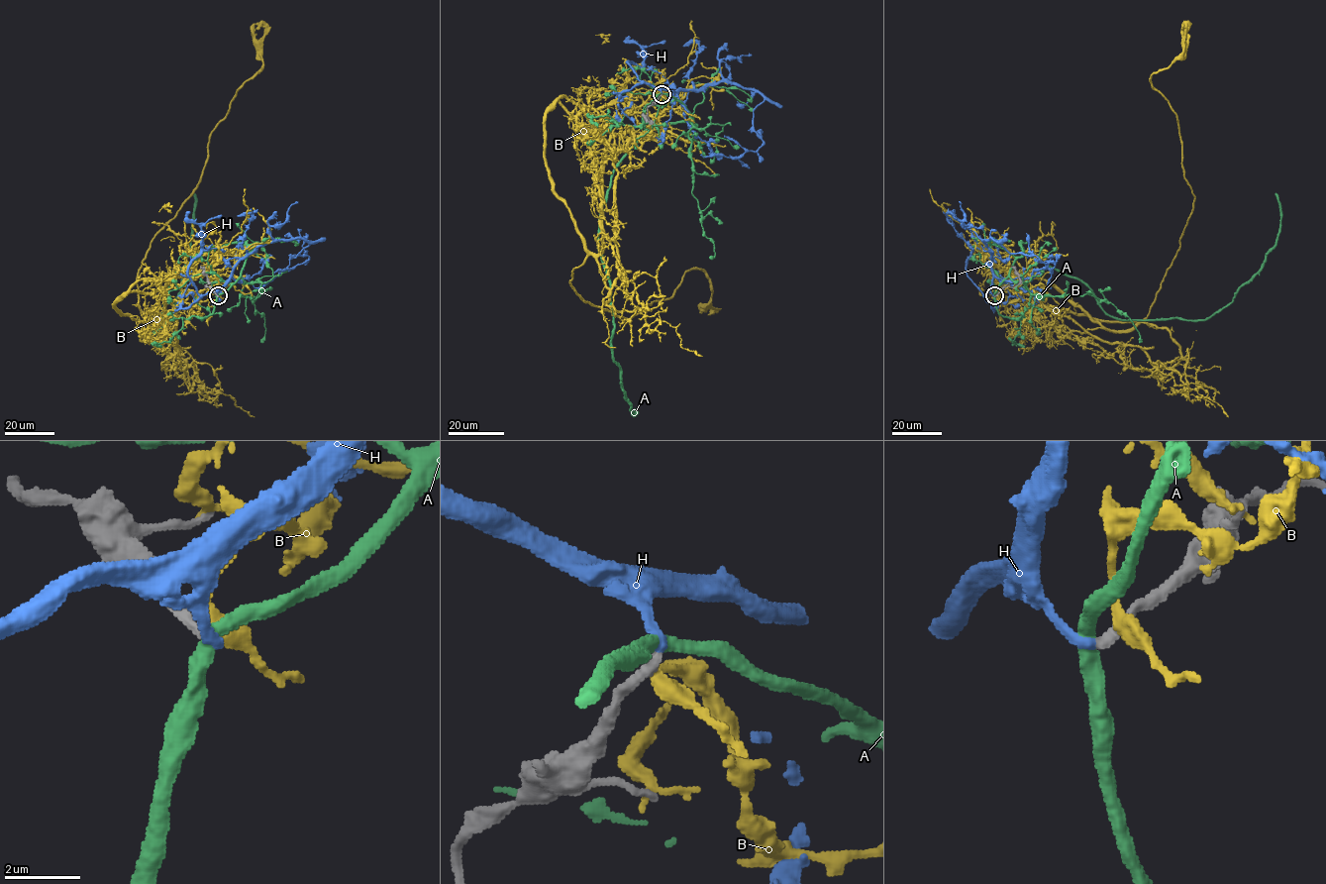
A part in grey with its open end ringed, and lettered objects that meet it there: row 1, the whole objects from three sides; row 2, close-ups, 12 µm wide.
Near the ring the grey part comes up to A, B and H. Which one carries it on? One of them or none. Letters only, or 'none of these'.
H

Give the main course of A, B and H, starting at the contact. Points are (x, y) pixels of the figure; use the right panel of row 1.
A: (994, 296), (1020, 243), (1078, 278), (1108, 314), (1208, 319), (1274, 246), (1275, 193)
B: (995, 294), (1028, 274), (1105, 327), (1147, 316), (1194, 199), (1177, 118), (1151, 81), (1181, 30)
H: (994, 296), (990, 290), (991, 251), (984, 242), (989, 238), (1010, 253), (1035, 256), (1051, 270), (1048, 285)

